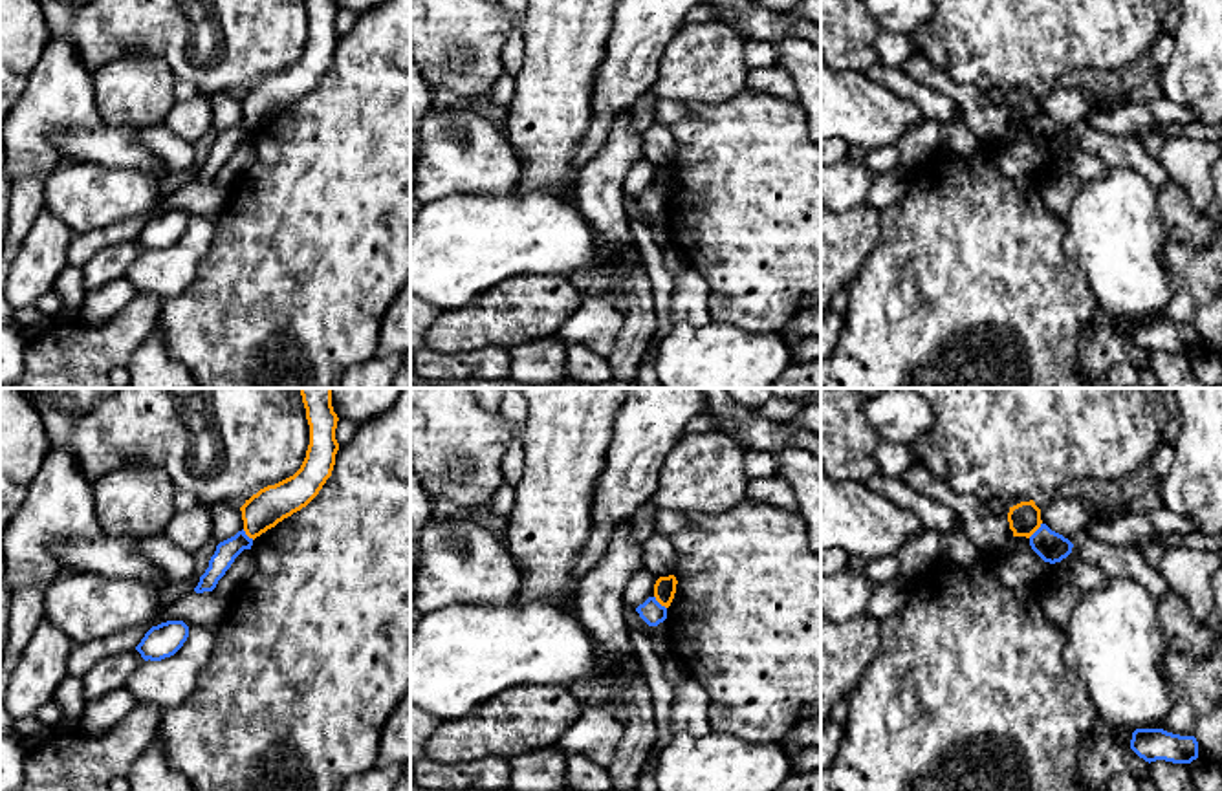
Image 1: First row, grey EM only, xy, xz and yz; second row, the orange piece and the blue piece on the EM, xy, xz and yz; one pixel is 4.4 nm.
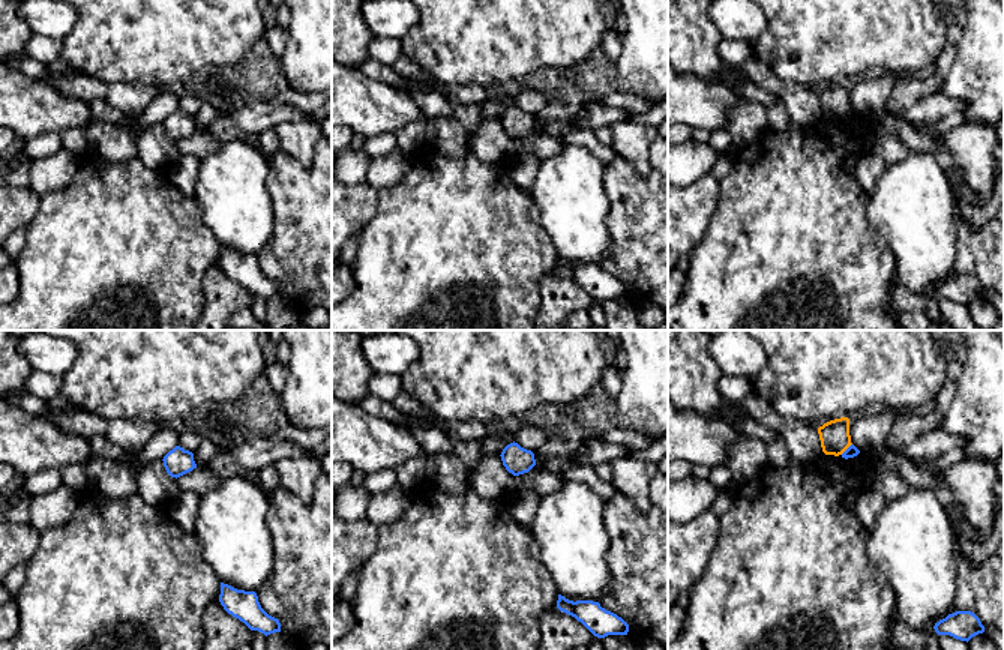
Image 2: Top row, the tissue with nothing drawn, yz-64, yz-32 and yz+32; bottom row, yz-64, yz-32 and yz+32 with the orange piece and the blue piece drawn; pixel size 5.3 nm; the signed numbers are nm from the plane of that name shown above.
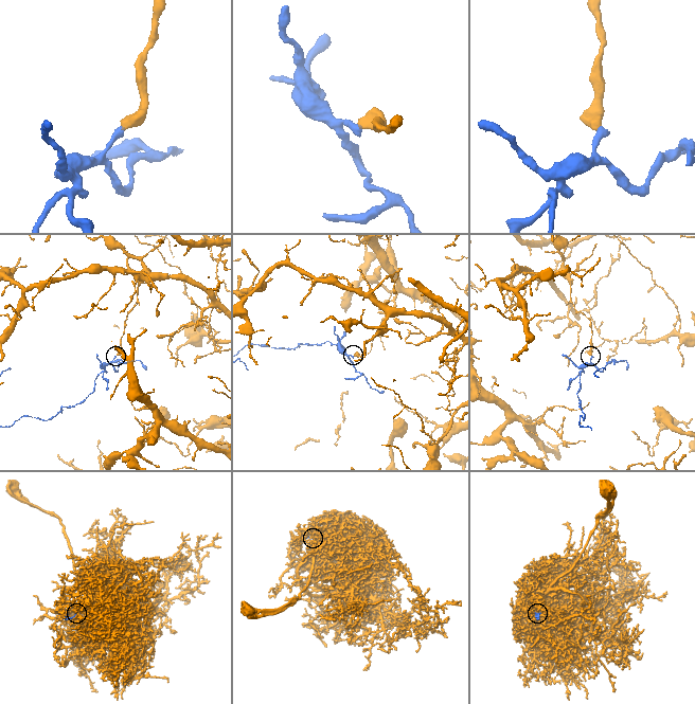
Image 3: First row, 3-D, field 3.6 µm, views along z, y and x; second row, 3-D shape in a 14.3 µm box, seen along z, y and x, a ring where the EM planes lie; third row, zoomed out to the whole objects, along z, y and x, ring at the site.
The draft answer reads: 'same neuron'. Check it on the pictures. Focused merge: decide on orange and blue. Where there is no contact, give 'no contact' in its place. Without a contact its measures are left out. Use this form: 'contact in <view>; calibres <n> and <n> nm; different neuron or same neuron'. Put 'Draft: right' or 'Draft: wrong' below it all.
contact in yz; calibres 140 and 140 nm; different neuron
Draft: wrong

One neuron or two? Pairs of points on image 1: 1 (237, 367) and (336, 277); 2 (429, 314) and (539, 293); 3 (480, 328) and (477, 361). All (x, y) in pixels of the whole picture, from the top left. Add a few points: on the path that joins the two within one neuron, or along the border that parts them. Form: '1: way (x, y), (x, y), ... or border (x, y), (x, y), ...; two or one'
1: way (261, 341), (310, 292); one
2: border (442, 314), (429, 328); two
3: border (506, 346), (484, 345), (469, 350), (436, 352); two

